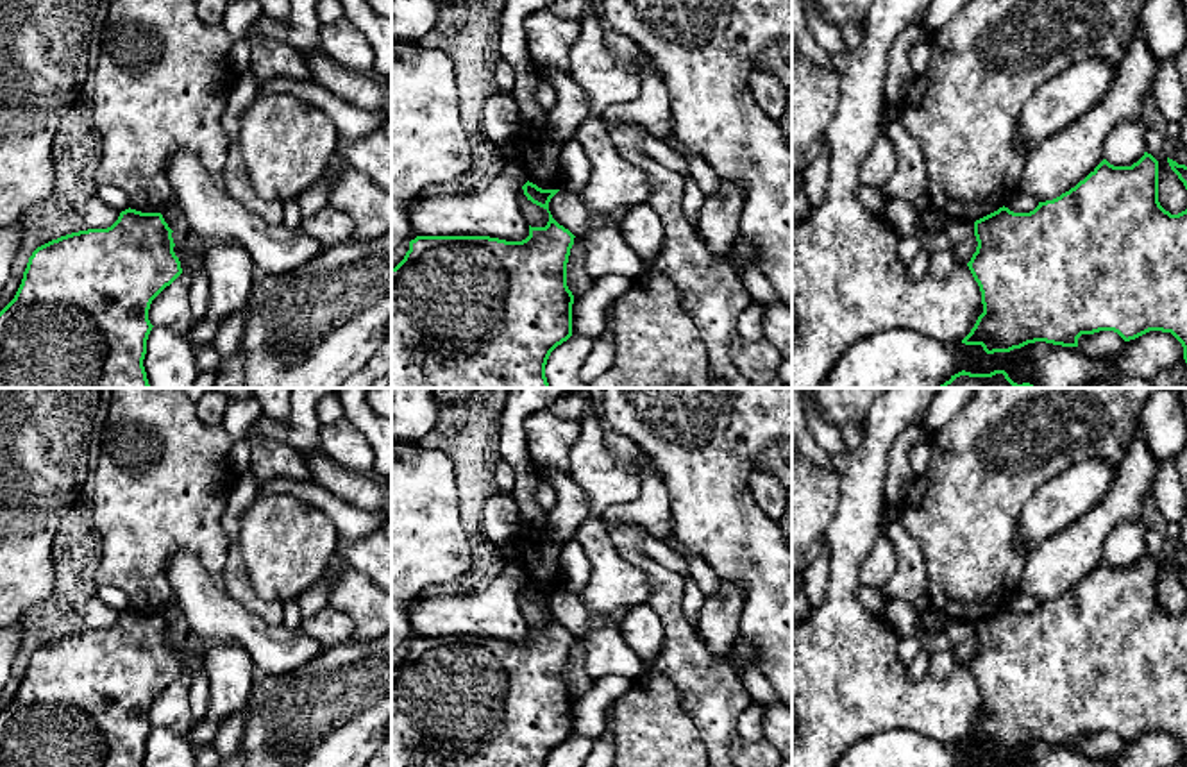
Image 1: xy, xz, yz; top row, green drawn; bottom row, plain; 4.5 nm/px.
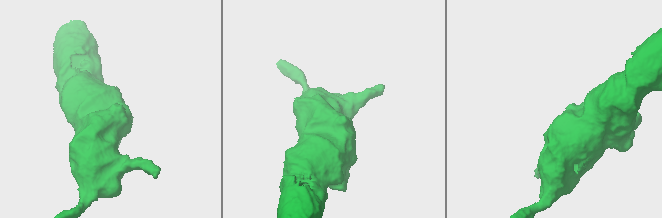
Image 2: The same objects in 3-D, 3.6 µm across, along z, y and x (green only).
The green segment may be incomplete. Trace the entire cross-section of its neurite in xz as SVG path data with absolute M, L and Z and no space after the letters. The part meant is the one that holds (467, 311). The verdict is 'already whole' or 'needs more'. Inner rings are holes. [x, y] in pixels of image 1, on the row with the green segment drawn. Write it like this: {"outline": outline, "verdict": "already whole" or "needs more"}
{"outline": "M533 182L522 186L533 204L549 213L545 227L531 227L522 241L506 241L490 236L417 236L409 241L404 259L391 268L391 388L549 388L545 365L551 352L572 336L574 295L567 286L567 263L574 245L574 234L560 225L549 202L560 190L542 190Z", "verdict": "already whole"}

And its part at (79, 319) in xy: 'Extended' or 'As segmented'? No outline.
As segmented

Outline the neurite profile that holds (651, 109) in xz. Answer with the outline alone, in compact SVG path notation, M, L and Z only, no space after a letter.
M642 64L638 68L642 77L640 95L629 104L617 104L606 109L601 120L606 125L635 125L645 131L651 138L661 139L674 147L688 163L690 175L701 186L704 195L711 195L720 186L720 177L710 166L706 159L679 147L672 139L672 114L669 91L663 77L660 77L651 66Z

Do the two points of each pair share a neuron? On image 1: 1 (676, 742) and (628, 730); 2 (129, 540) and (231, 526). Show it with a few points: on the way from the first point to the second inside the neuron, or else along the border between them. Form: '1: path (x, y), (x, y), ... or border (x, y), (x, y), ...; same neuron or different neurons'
1: path (664, 742), (640, 730); same neuron
2: border (233, 487), (222, 515), (222, 569); different neurons

